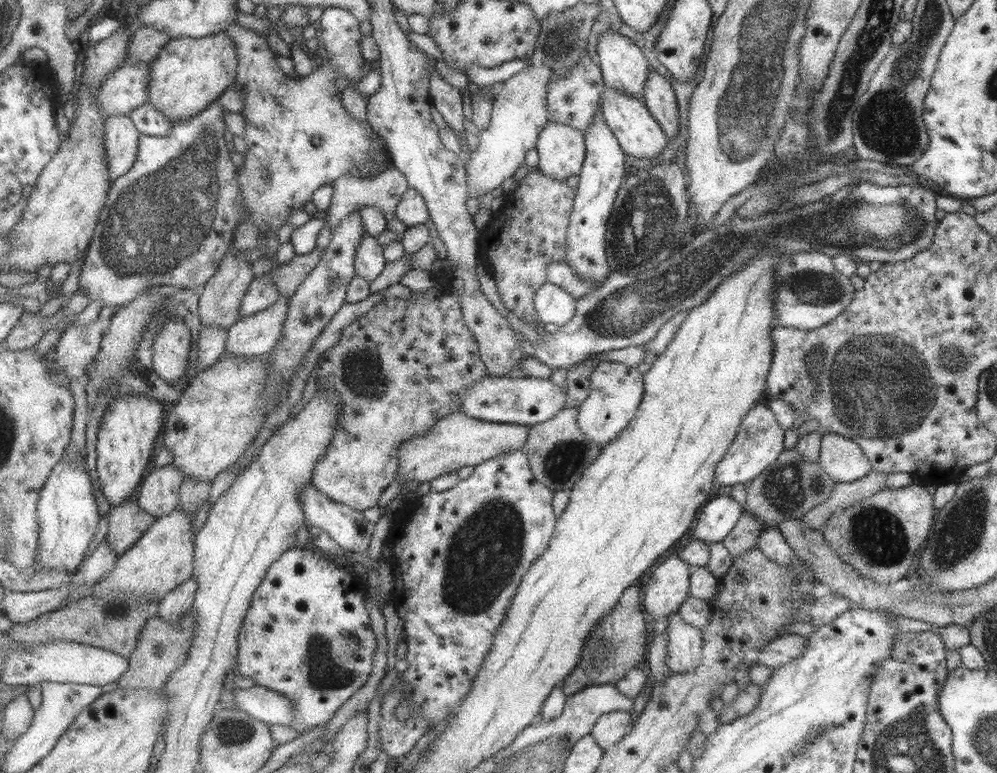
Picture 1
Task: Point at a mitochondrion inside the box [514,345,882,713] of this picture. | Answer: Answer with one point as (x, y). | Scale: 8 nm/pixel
(786, 486)

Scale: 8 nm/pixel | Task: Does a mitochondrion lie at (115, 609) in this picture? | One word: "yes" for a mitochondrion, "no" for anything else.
yes

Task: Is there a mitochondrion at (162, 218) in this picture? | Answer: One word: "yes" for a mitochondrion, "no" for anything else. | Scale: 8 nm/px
yes

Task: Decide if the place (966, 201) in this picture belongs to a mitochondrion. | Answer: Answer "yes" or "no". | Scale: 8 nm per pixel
no

